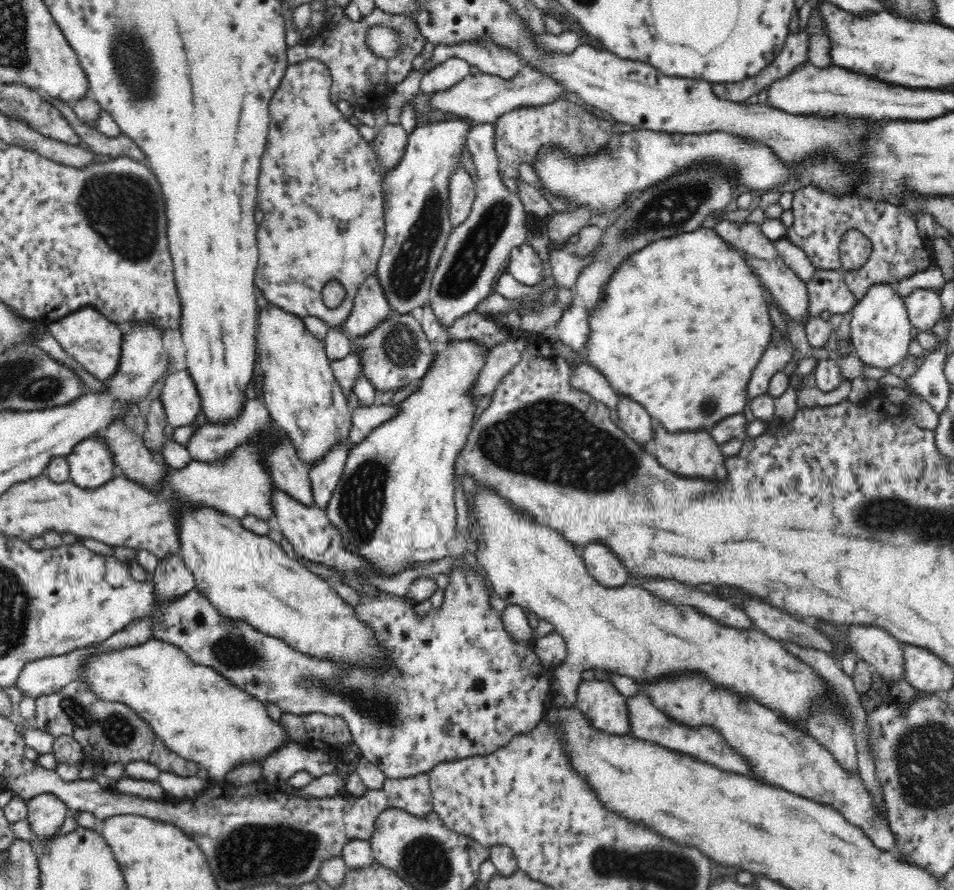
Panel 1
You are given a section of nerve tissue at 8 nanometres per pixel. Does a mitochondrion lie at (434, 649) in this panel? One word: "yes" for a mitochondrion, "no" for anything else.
no

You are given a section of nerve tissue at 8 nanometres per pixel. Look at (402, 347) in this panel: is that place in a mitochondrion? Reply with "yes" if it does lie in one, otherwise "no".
yes

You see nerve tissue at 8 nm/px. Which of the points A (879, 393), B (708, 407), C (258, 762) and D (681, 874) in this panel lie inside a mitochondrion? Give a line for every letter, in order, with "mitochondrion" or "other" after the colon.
A: other
B: mitochondrion
C: other
D: mitochondrion

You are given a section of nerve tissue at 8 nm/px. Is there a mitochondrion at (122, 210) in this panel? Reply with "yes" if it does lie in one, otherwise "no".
yes

